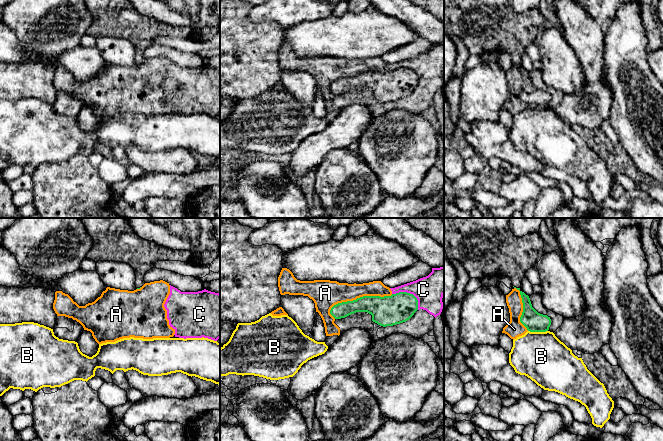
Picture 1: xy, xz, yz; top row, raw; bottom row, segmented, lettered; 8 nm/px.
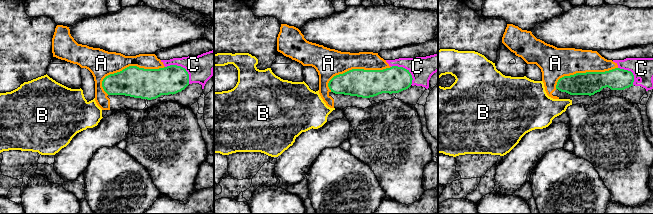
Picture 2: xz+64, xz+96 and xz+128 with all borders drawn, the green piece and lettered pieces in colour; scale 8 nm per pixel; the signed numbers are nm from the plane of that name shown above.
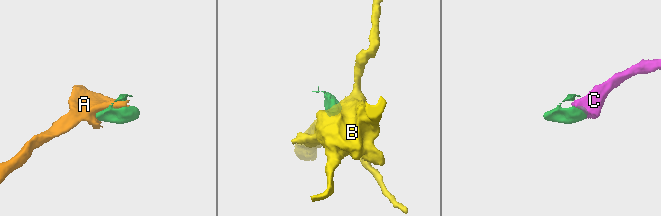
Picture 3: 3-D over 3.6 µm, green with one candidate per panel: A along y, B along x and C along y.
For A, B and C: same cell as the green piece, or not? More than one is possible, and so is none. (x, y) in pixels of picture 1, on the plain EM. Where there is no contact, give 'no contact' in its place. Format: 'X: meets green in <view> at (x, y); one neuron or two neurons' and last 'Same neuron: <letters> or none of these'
A: meets green in xz at (360, 73); two neurons
B: meets green in yz at (538, 107); two neurons
C: meets green in xz at (409, 69); two neurons
Same neuron: none of these

